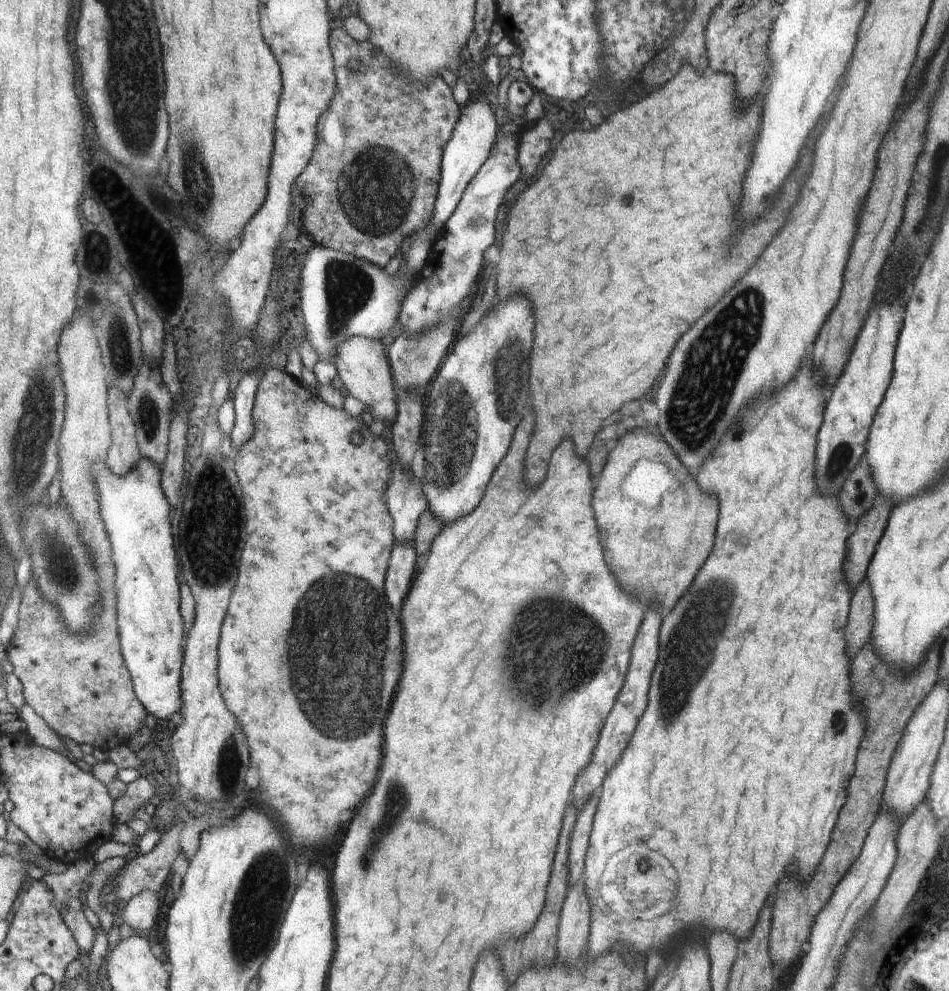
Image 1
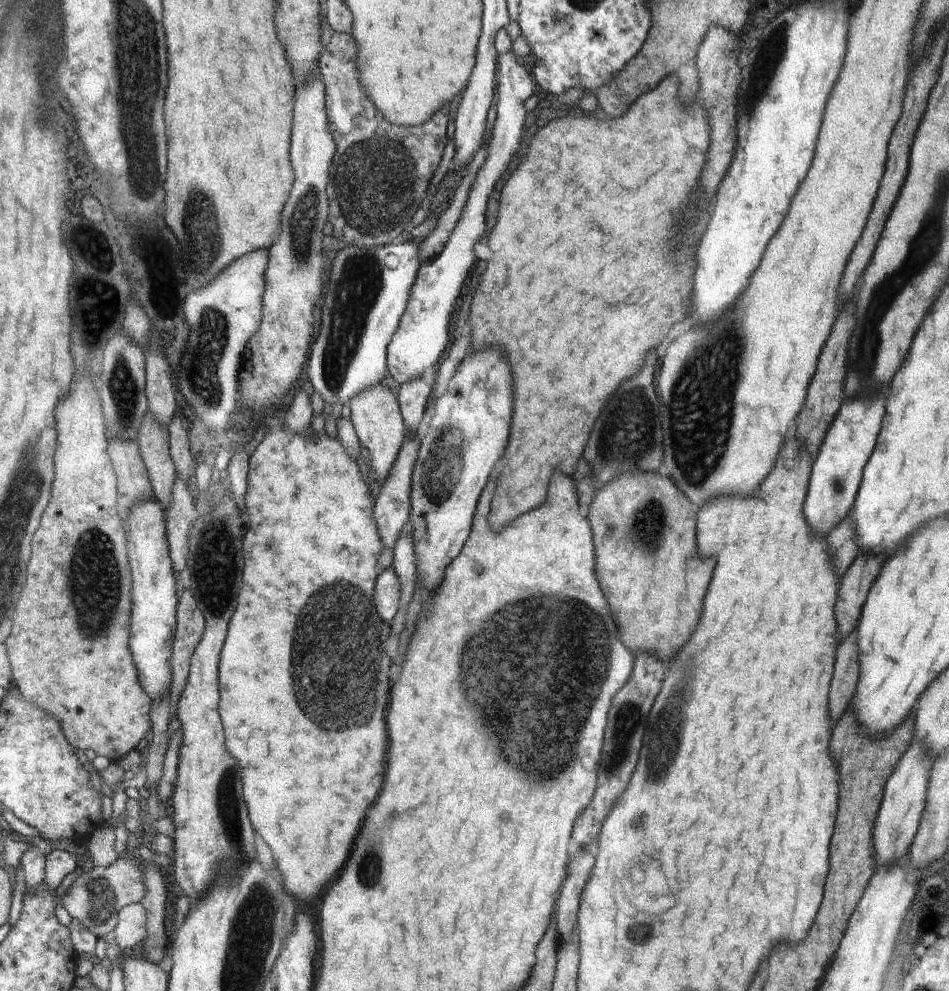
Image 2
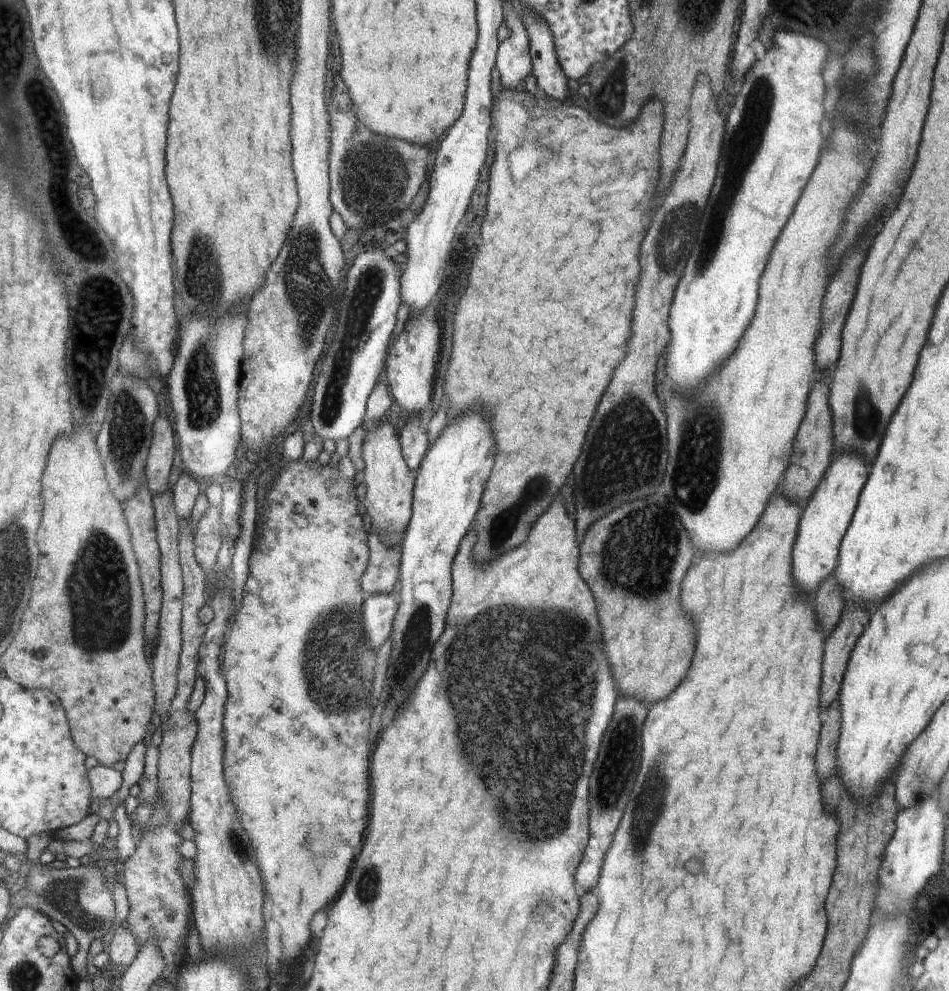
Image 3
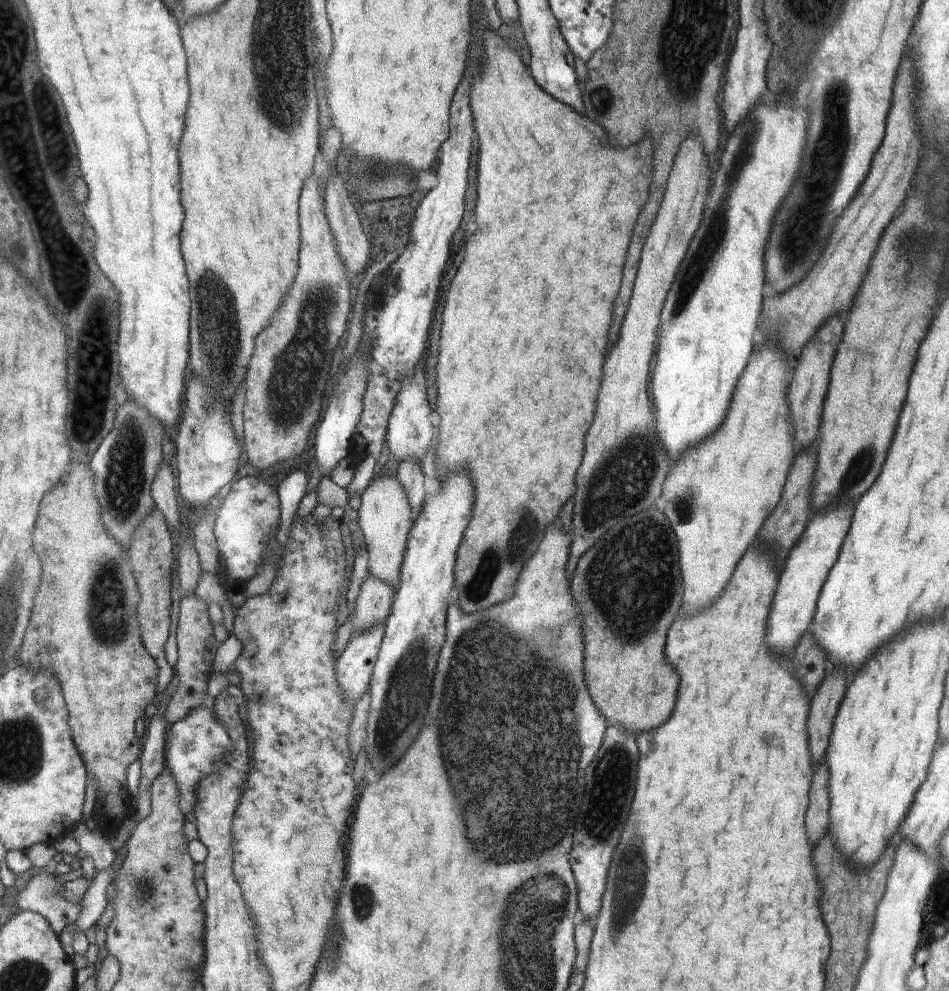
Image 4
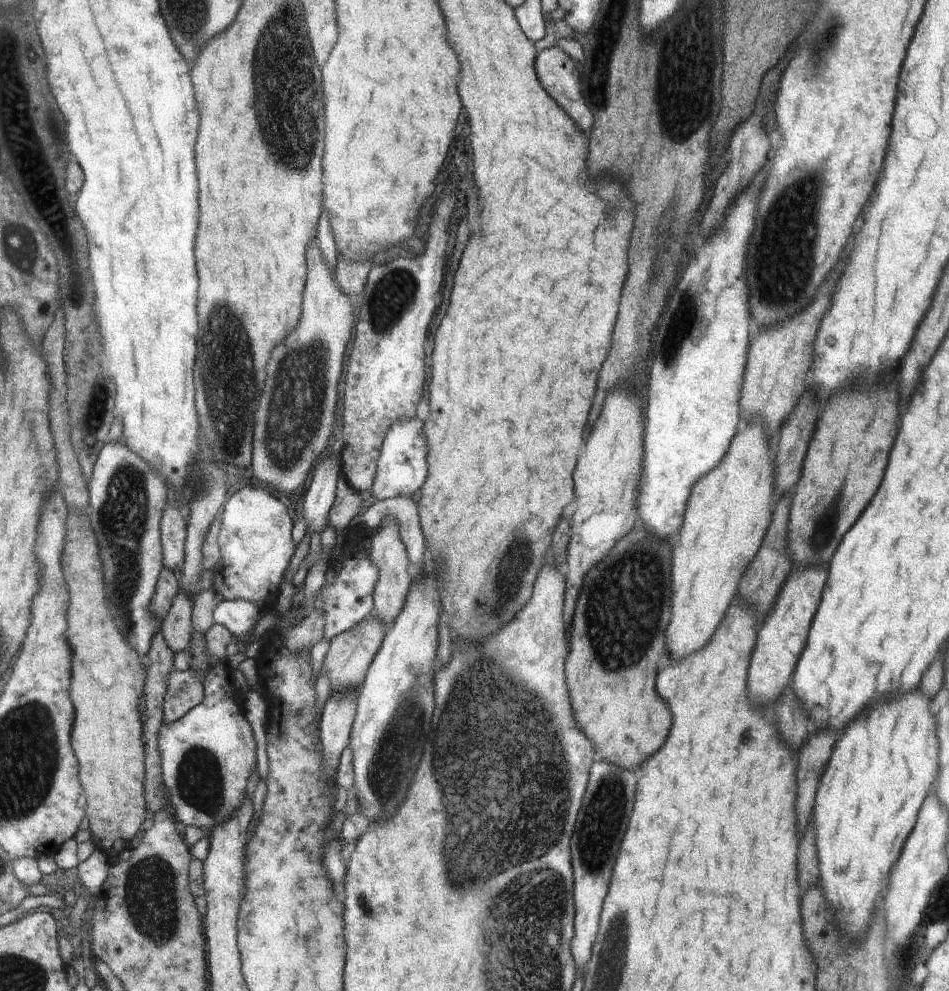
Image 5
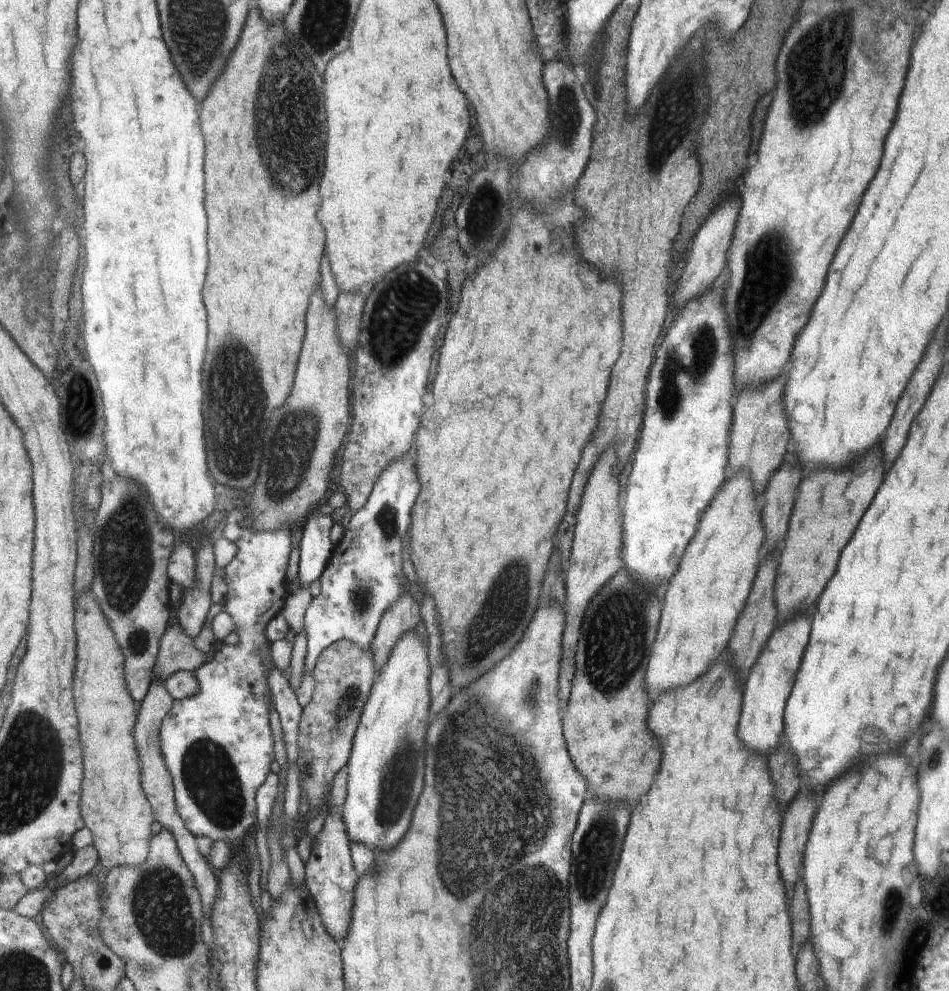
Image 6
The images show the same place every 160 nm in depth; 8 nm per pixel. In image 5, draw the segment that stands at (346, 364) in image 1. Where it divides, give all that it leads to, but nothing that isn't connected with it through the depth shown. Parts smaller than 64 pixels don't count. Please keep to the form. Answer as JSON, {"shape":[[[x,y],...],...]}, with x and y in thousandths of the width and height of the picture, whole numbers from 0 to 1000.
{"shape":[[[407,520],[397,534],[397,539],[392,543],[392,565],[398,573],[403,573],[403,589],[398,589],[398,601],[393,601],[393,605],[398,605],[398,614],[393,614],[393,620],[398,620],[407,630],[412,632],[417,628],[417,624],[426,616],[428,605],[436,583],[431,575],[431,560],[428,557],[426,546],[419,526],[413,520]]]}

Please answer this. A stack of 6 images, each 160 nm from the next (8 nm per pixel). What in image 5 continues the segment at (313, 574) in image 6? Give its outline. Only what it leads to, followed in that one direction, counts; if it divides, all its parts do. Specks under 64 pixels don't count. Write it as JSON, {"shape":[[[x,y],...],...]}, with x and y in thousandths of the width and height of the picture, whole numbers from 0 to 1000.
{"shape":[[[349,456],[332,473],[318,511],[325,535],[331,537],[346,532],[344,521],[351,511],[358,478],[359,460],[350,461]]]}

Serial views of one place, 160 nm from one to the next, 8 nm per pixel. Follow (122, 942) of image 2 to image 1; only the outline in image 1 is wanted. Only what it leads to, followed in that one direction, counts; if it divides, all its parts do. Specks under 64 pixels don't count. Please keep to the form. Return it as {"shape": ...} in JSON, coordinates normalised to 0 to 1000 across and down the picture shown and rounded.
{"shape":[[[150,899],[141,903],[128,921],[132,931],[139,934],[142,940],[158,942],[158,936],[166,924],[166,902]]]}

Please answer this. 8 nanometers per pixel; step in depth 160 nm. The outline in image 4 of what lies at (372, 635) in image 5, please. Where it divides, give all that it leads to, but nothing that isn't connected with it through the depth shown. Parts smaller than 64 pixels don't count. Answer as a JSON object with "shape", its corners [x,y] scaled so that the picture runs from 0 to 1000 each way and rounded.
{"shape":[[[394,580],[385,583],[379,590],[372,621],[372,642],[377,642],[390,633],[405,629],[414,614],[417,593]]]}

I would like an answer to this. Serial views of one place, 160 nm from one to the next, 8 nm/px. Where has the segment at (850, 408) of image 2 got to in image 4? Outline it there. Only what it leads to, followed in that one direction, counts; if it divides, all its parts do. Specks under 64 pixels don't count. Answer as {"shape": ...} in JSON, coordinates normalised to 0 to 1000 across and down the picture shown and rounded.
{"shape":[[[885,506],[866,512],[865,516],[856,518],[845,541],[829,557],[830,563],[826,567],[826,575],[820,583],[822,587],[816,601],[813,618],[809,622],[807,648],[811,654],[824,654],[824,656],[835,654],[841,648],[843,640],[849,636],[851,628],[858,622],[860,605],[862,605],[862,599],[865,598],[866,589],[870,587],[875,573],[883,565],[885,551],[896,533],[898,519],[900,519],[898,510]]]}

